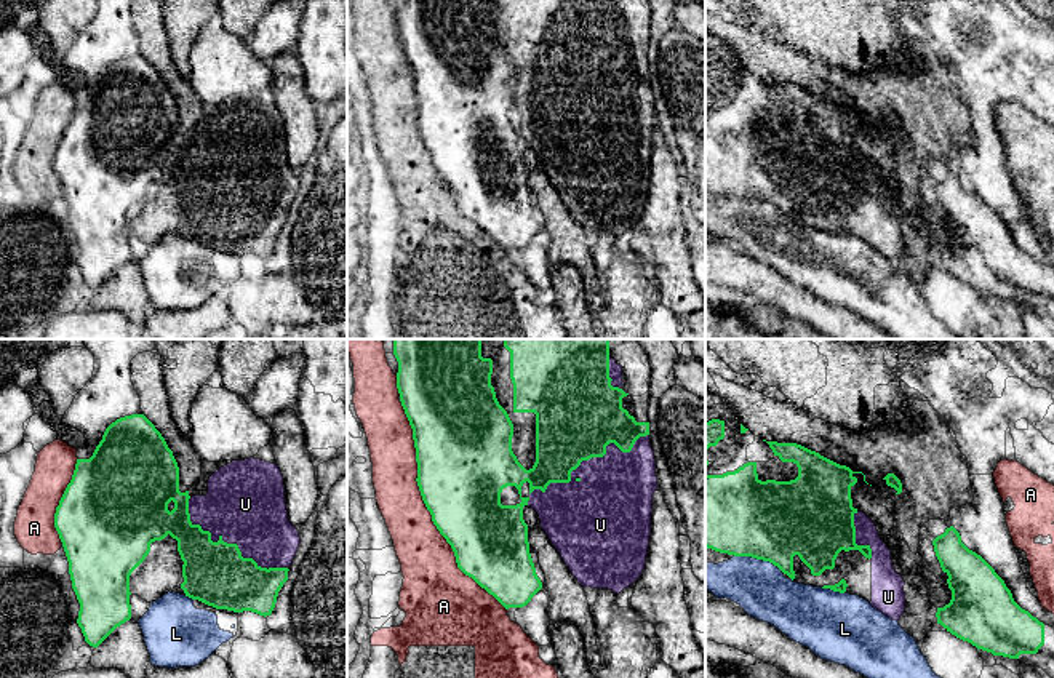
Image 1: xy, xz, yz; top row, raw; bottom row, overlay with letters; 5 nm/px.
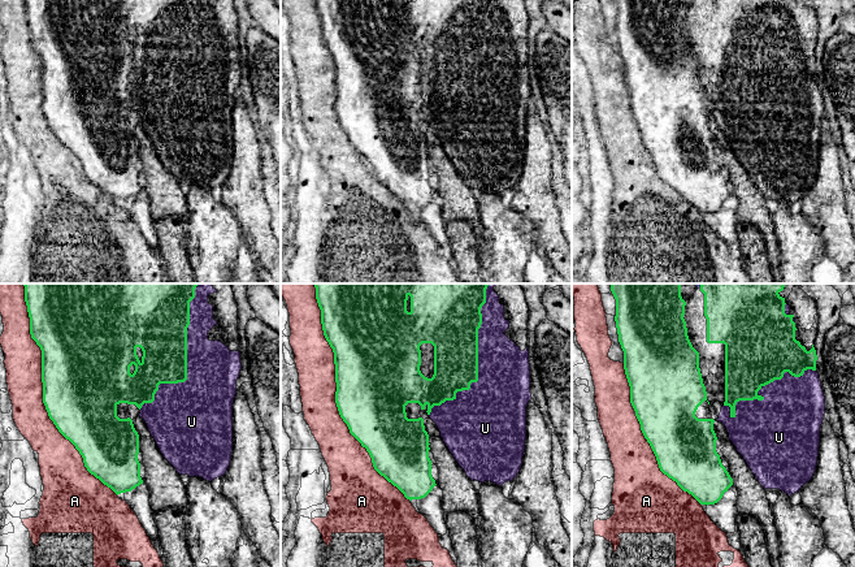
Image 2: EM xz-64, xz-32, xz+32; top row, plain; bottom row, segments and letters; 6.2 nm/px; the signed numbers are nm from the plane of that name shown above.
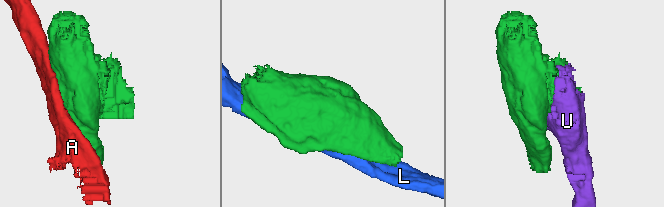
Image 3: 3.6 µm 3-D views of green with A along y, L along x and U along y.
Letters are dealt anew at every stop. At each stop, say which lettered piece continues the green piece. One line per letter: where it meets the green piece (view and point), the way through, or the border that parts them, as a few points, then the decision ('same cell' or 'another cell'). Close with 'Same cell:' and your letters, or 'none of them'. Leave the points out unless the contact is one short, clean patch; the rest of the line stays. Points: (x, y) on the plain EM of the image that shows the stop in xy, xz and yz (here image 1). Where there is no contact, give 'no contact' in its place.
A: contact xz (427, 151); another cell
L: contact yz (760, 200); another cell
U: contact xz (589, 99); another cell
Same cell: none of them

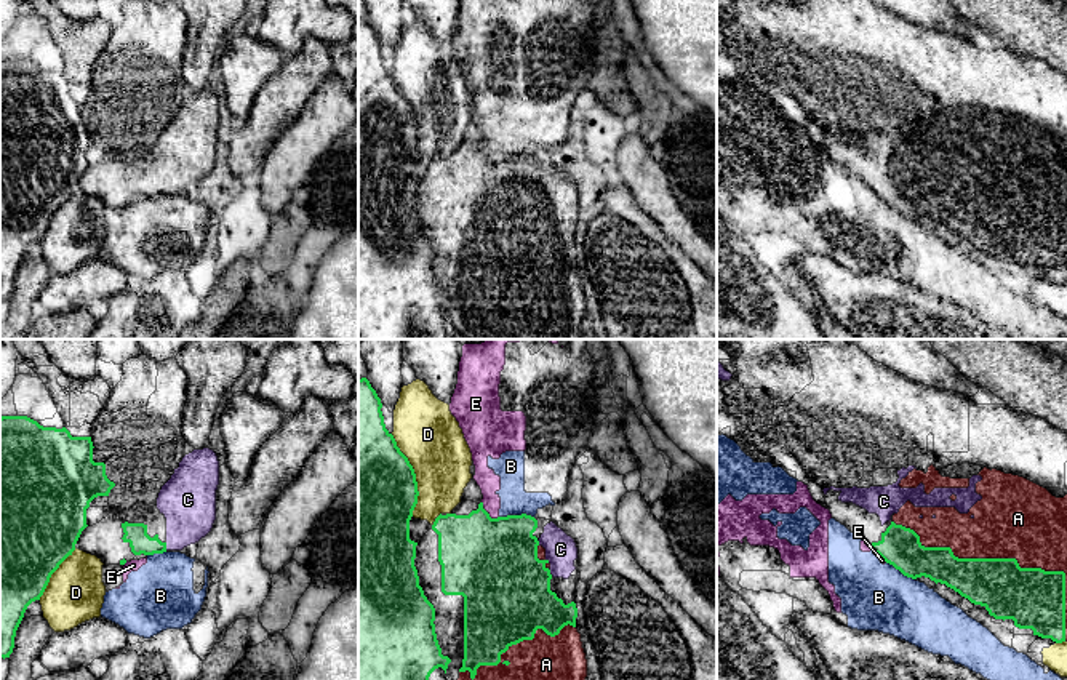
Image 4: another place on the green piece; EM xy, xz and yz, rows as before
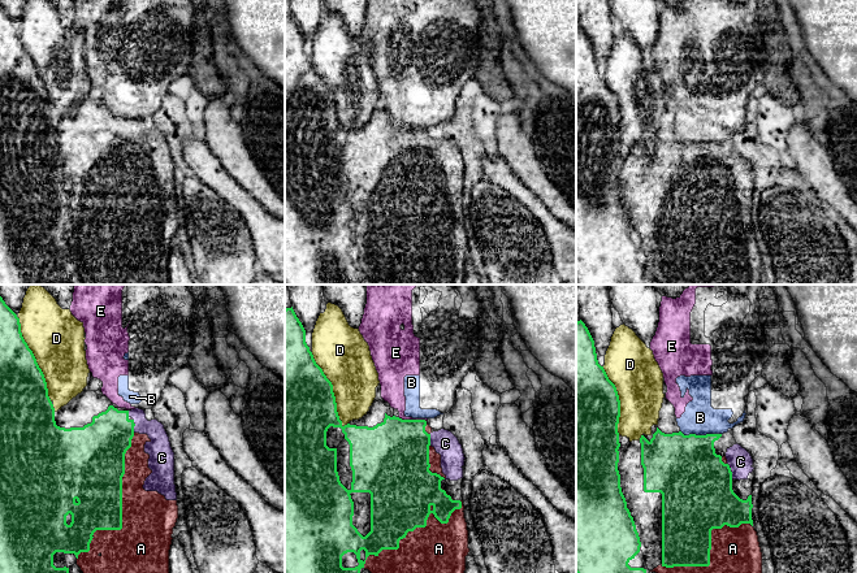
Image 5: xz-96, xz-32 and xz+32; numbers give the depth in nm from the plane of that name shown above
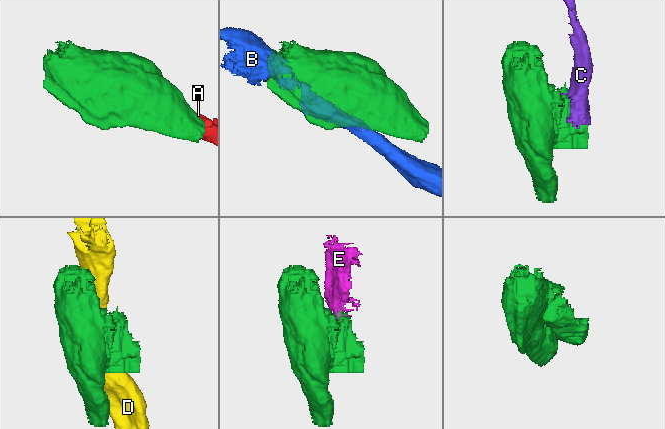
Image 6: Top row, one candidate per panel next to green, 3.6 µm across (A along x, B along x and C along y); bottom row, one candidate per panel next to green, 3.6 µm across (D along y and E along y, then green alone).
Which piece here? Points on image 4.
A: contact yz (1011, 200); another cell
B: contact xz (515, 157); border xz (533, 157), (507, 156), (499, 159); another cell
C: contact xy (165, 188); another cell
D: contact xz (415, 117); another cell
E: contact xz (490, 159); border xz (483, 151), (491, 159), (498, 159); another cell
Same cell: none of them

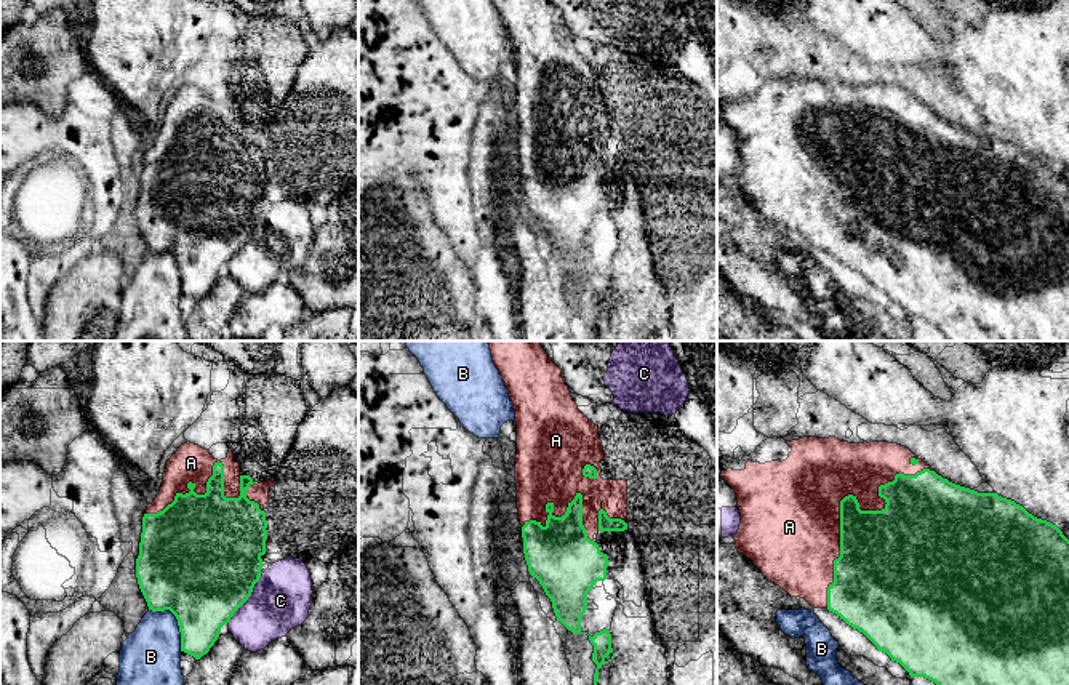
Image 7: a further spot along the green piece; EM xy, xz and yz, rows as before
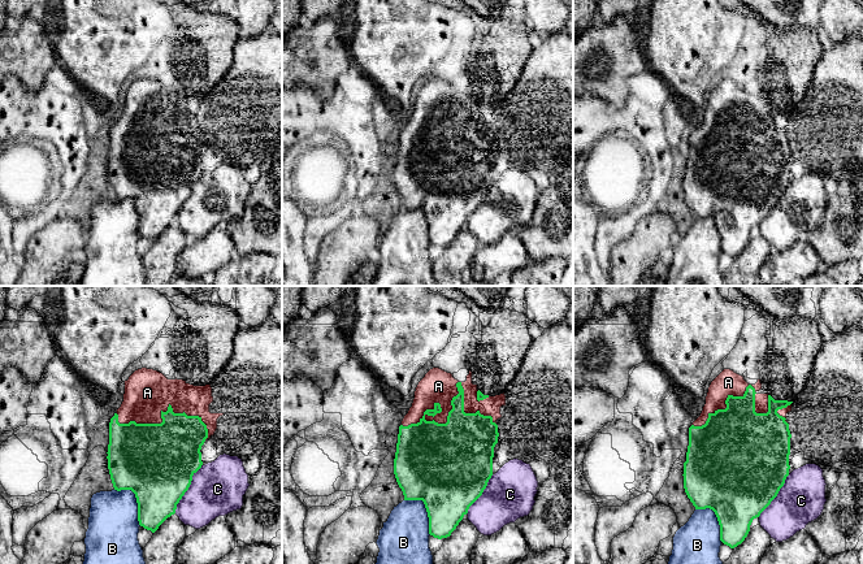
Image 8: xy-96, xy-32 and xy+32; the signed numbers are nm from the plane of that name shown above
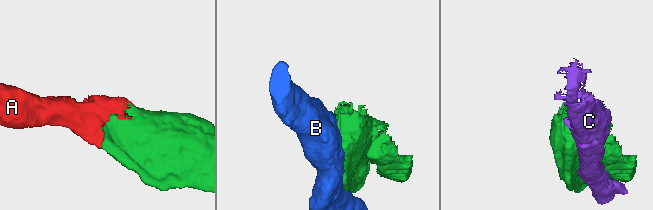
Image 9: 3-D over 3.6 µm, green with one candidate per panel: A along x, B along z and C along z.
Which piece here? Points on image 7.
A: contact yz (848, 136); same cell
B: contact xy (178, 263); another cell
C: contact xy (247, 240); another cell
Same cell: A

